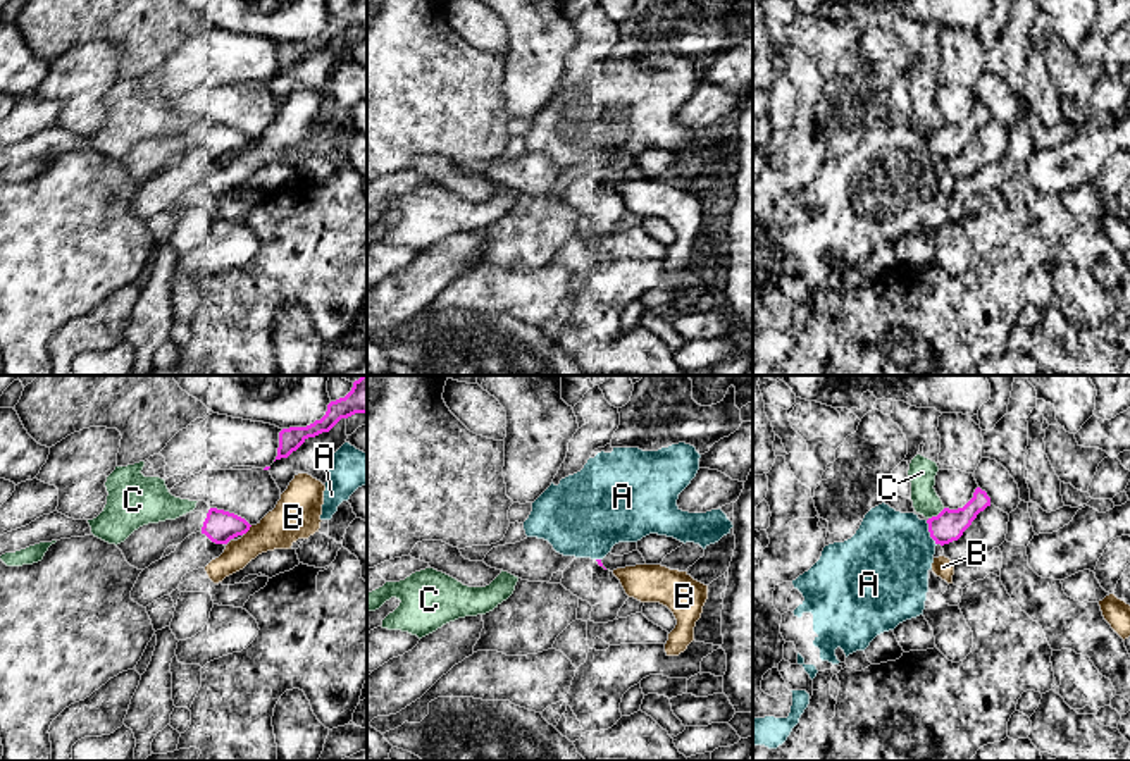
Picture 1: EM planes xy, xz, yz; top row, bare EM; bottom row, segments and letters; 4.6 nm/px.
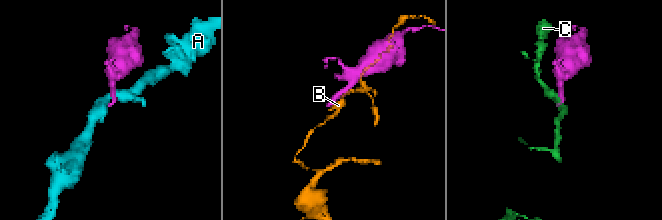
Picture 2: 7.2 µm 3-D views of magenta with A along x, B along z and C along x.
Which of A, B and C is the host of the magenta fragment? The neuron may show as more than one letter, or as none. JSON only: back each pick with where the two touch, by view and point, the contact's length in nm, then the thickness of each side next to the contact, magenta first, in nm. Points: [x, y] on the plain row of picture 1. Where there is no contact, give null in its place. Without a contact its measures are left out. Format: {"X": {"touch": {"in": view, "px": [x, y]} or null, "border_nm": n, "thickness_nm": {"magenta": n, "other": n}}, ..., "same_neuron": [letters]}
{"same_neuron": []}

